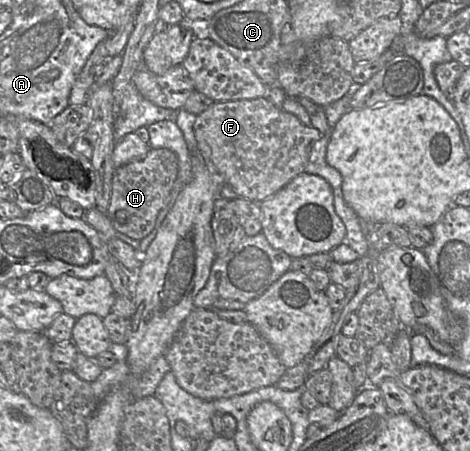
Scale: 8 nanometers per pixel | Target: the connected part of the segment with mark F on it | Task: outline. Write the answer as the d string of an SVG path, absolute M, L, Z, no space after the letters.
M267 97L215 102L197 115L193 130L198 151L208 168L218 173L239 198L257 204L275 195L305 171L311 148L322 137L317 129L304 125L295 115L276 107Z

